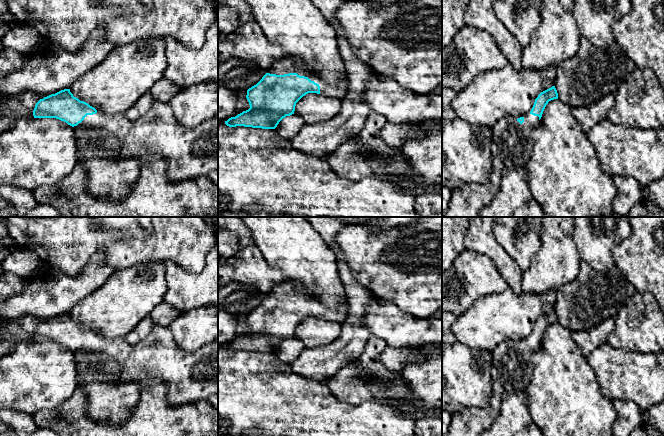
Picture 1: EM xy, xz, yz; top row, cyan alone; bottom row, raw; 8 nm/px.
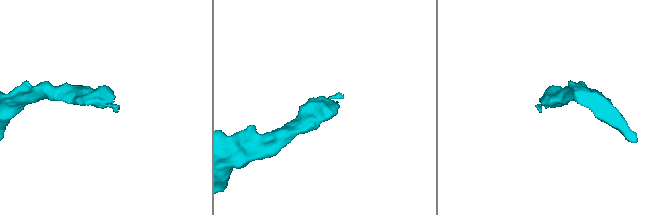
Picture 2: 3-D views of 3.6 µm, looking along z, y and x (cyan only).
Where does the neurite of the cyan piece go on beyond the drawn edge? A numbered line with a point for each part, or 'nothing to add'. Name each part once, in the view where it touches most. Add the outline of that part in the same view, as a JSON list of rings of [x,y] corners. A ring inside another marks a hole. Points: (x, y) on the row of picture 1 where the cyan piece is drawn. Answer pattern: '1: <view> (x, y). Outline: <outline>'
1: xz (287, 64). Outline: [[[284,55],[267,73],[276,75],[297,73],[300,76],[308,77],[311,81],[314,81],[320,86],[321,95],[332,96],[341,101],[346,97],[349,88],[347,80],[344,80],[338,84],[332,84],[320,80],[317,76],[311,74],[306,69],[300,58],[295,56]]]

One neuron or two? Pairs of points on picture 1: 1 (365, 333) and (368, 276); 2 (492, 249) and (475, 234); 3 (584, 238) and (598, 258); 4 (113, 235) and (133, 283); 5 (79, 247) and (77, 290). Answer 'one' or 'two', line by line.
1: two
2: one
3: one
4: two
5: two

